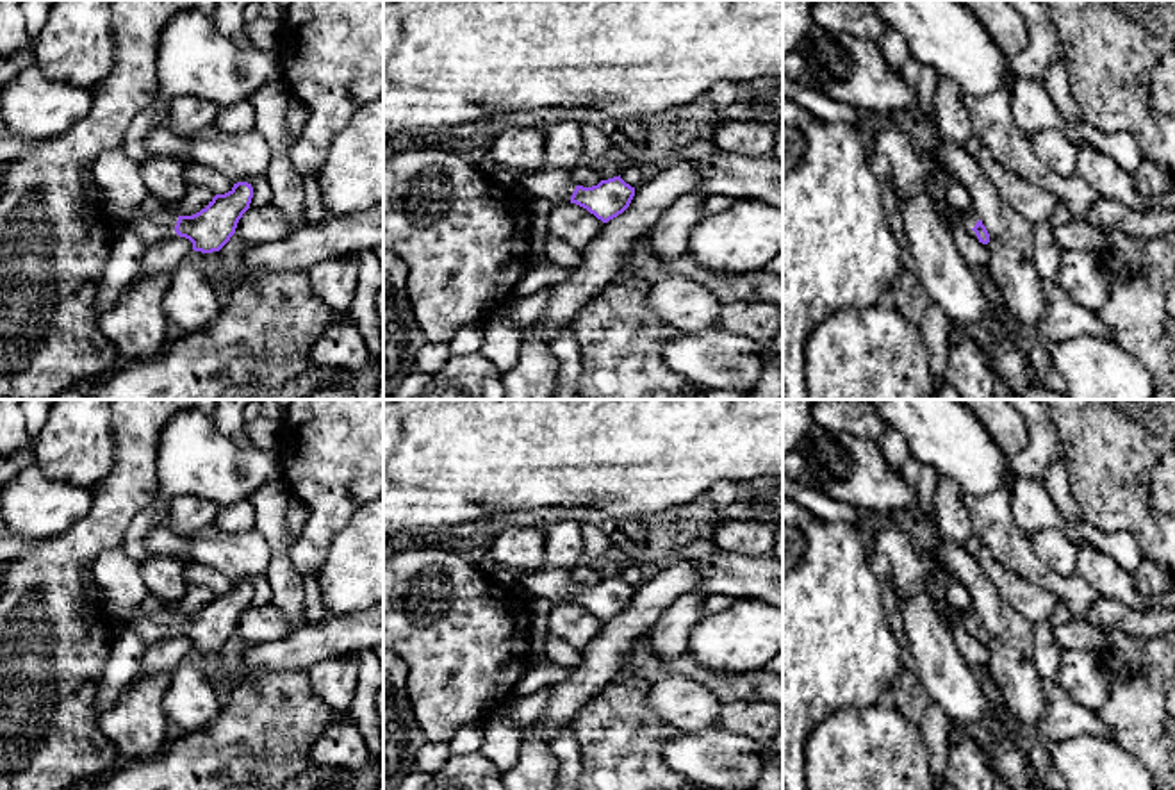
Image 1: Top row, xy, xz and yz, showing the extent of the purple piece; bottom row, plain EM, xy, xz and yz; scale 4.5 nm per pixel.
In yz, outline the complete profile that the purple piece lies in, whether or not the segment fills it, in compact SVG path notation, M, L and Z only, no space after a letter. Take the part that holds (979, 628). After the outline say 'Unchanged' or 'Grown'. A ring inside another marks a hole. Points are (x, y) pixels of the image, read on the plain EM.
M966 613L959 617L959 622L982 644L990 642L990 633L982 621L975 613Z. Grown

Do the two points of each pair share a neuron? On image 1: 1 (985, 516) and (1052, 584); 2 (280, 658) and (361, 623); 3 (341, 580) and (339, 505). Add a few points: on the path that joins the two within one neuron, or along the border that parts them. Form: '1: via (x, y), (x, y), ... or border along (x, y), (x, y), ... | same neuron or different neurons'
1: via (999, 534), (1035, 569) | same neuron
2: via (300, 650), (309, 642), (341, 635) | same neuron
3: border along (364, 503), (336, 535), (328, 557), (320, 569) | different neurons

